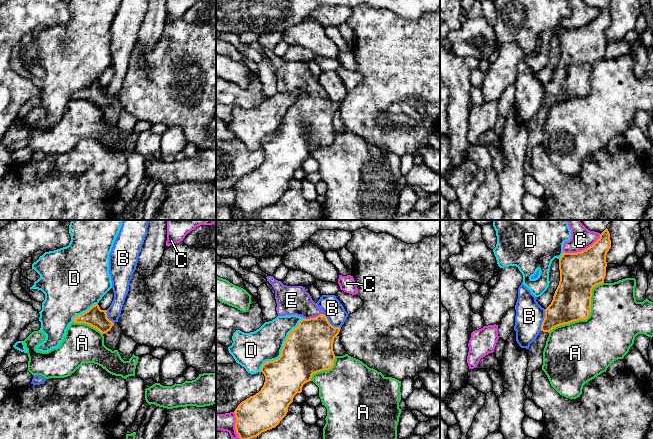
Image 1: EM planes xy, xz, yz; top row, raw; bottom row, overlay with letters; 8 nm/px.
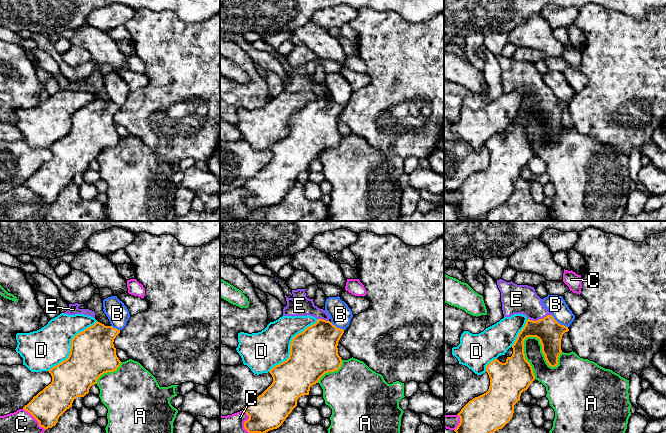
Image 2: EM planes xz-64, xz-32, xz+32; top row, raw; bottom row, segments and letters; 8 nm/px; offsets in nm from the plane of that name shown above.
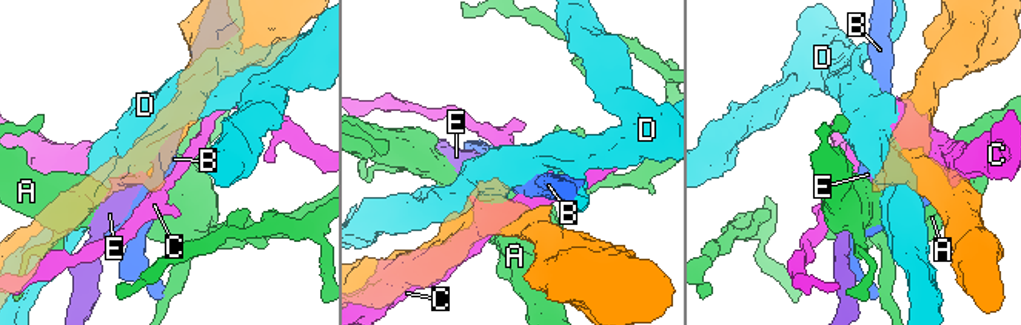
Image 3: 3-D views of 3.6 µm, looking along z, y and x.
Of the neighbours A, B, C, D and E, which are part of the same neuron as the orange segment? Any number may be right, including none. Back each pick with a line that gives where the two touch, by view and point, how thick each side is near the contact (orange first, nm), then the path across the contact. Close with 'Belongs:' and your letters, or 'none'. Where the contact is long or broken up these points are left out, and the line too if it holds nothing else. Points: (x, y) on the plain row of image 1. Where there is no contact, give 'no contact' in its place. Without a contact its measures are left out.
E: contact xz (315, 93); calibres 380 and 240 nm; way xz (309, 123), (315, 109), (315, 93), (299, 78), (291, 76)
Belongs: E

